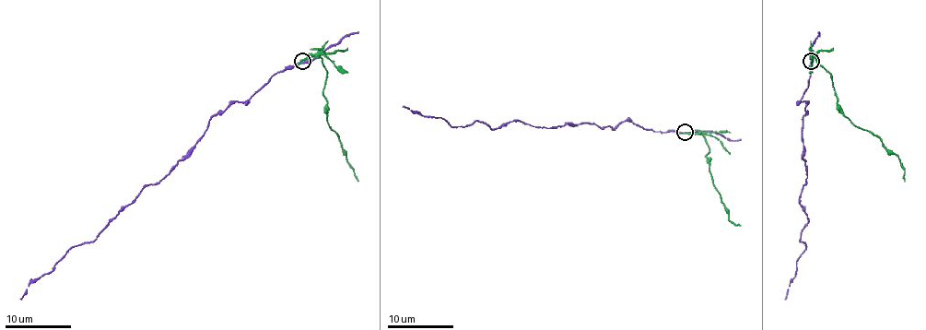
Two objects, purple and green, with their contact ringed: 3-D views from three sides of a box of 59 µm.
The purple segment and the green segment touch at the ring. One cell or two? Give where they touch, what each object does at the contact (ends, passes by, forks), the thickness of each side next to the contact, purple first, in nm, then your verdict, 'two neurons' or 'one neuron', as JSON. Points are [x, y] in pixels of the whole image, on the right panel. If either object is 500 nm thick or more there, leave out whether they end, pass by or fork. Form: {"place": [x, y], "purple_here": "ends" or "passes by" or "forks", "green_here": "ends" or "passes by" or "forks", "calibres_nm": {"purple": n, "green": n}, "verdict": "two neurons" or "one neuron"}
{"place": [811, 61], "purple_here": "passes by", "green_here": "ends", "calibres_nm": {"purple": 240, "green": 280}, "verdict": "two neurons"}

